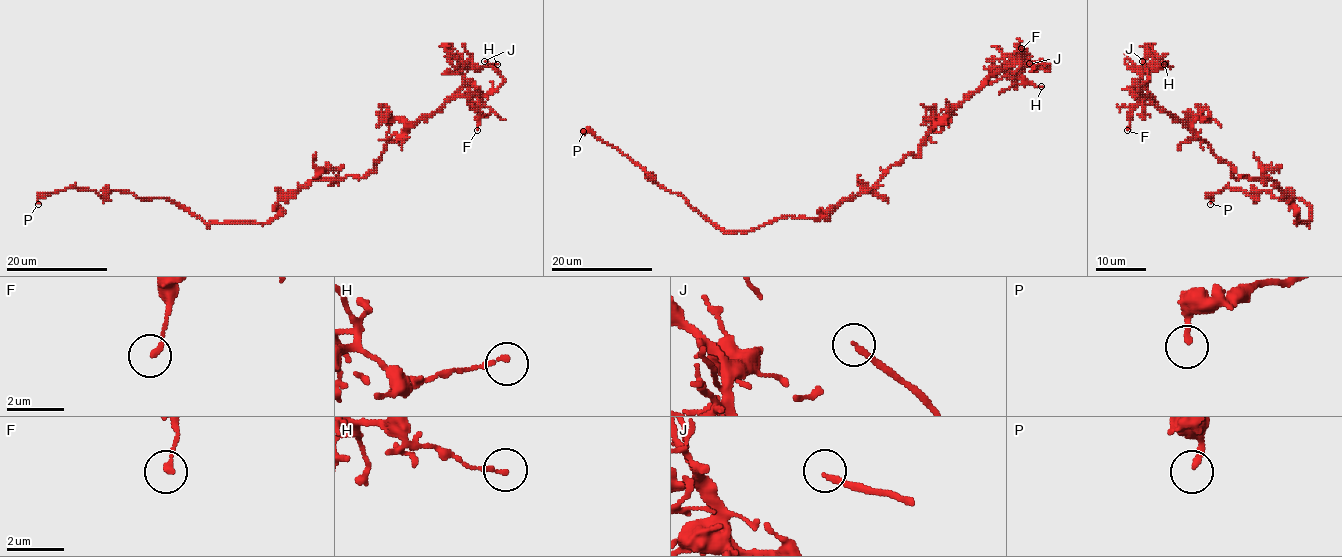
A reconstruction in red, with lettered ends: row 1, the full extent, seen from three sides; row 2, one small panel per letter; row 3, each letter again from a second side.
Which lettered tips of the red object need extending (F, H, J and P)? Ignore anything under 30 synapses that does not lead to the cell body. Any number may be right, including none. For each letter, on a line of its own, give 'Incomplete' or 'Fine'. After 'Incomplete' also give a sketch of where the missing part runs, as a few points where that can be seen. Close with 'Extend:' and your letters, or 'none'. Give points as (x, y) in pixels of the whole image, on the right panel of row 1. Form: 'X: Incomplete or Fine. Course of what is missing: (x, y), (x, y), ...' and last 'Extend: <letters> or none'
F: Fine
H: Fine
J: Incomplete
P: Fine
Extend: J

